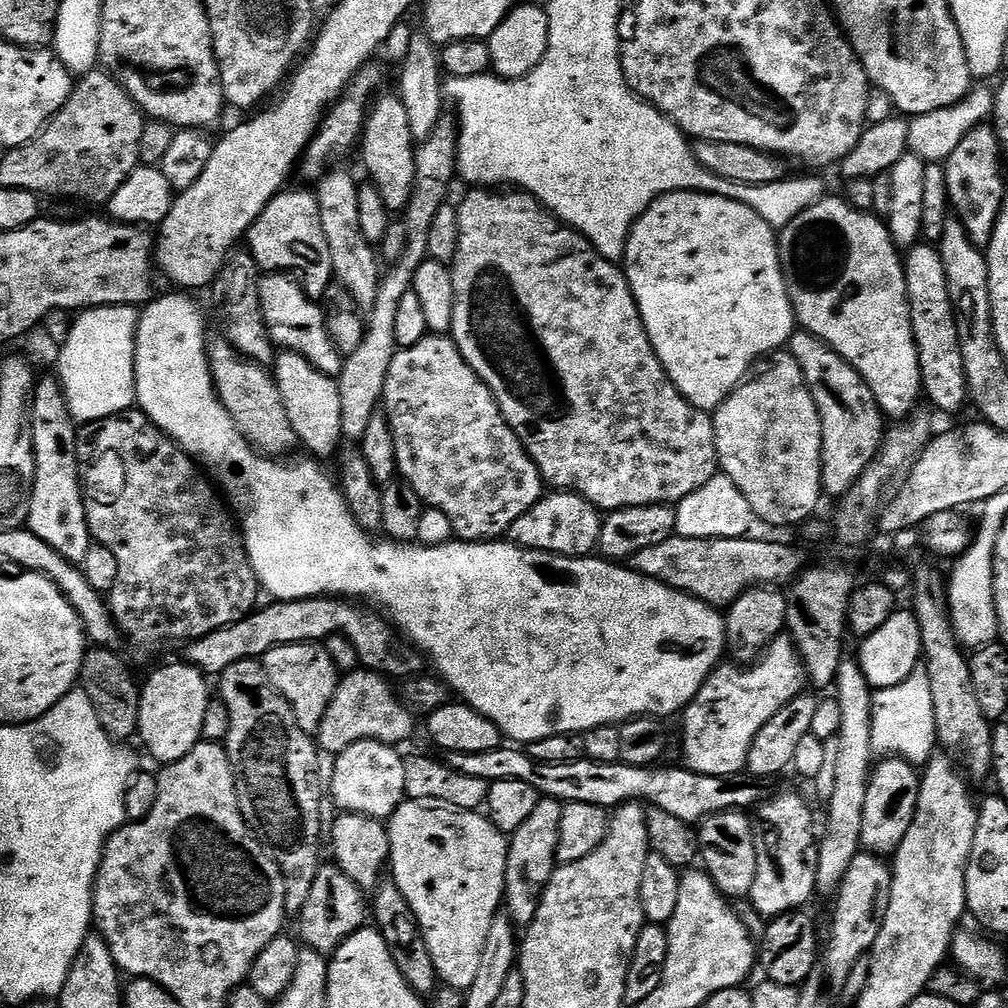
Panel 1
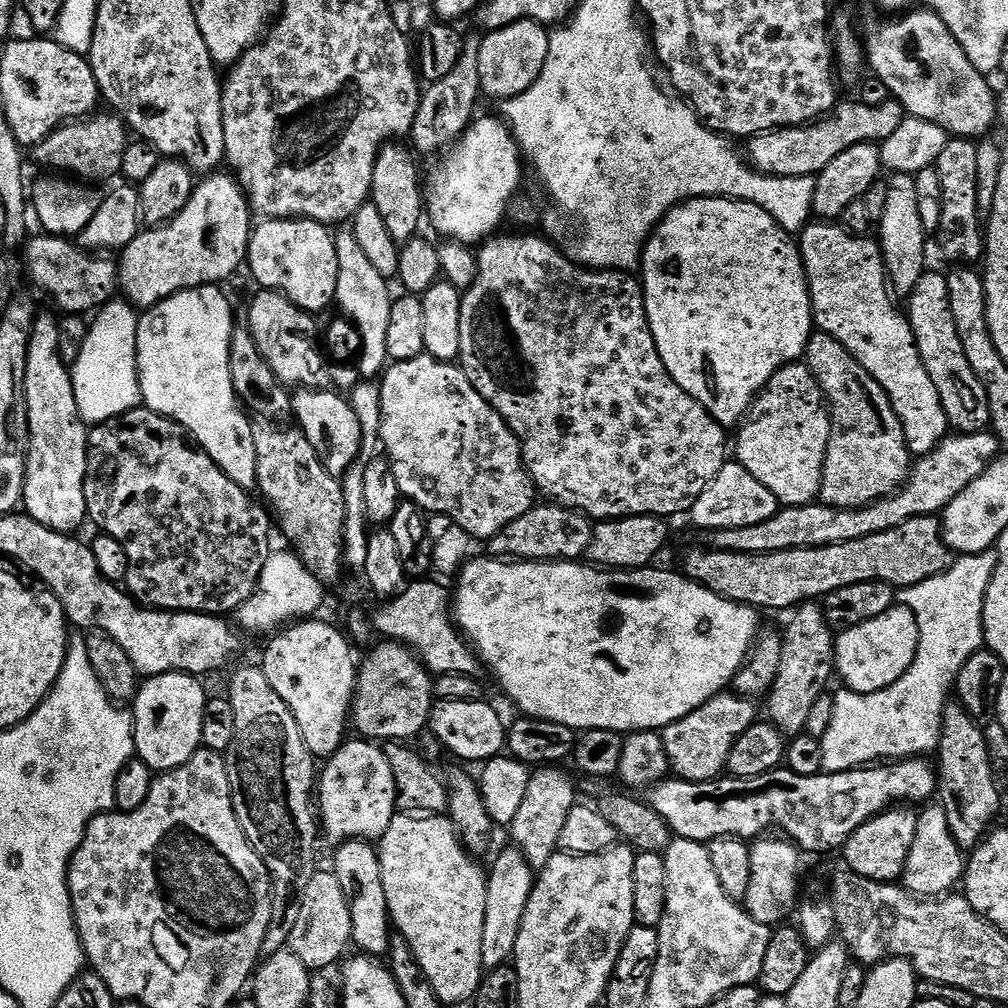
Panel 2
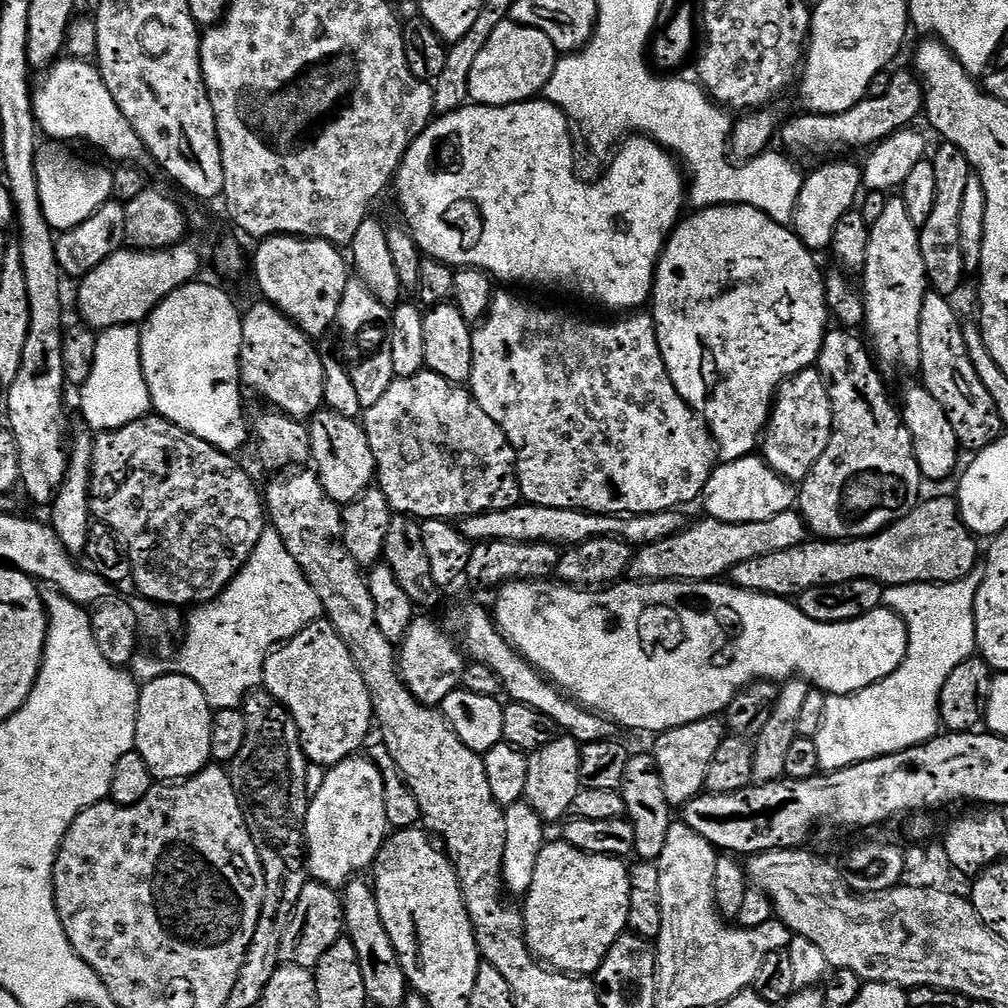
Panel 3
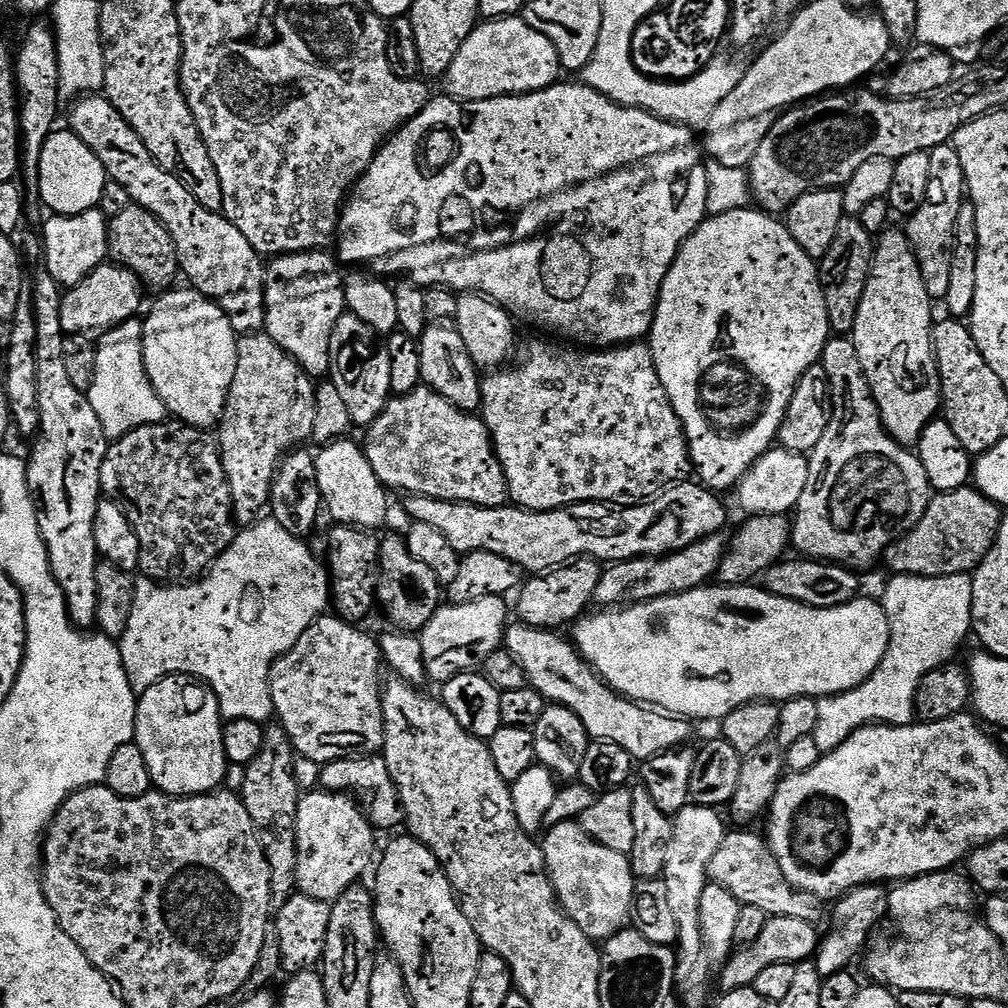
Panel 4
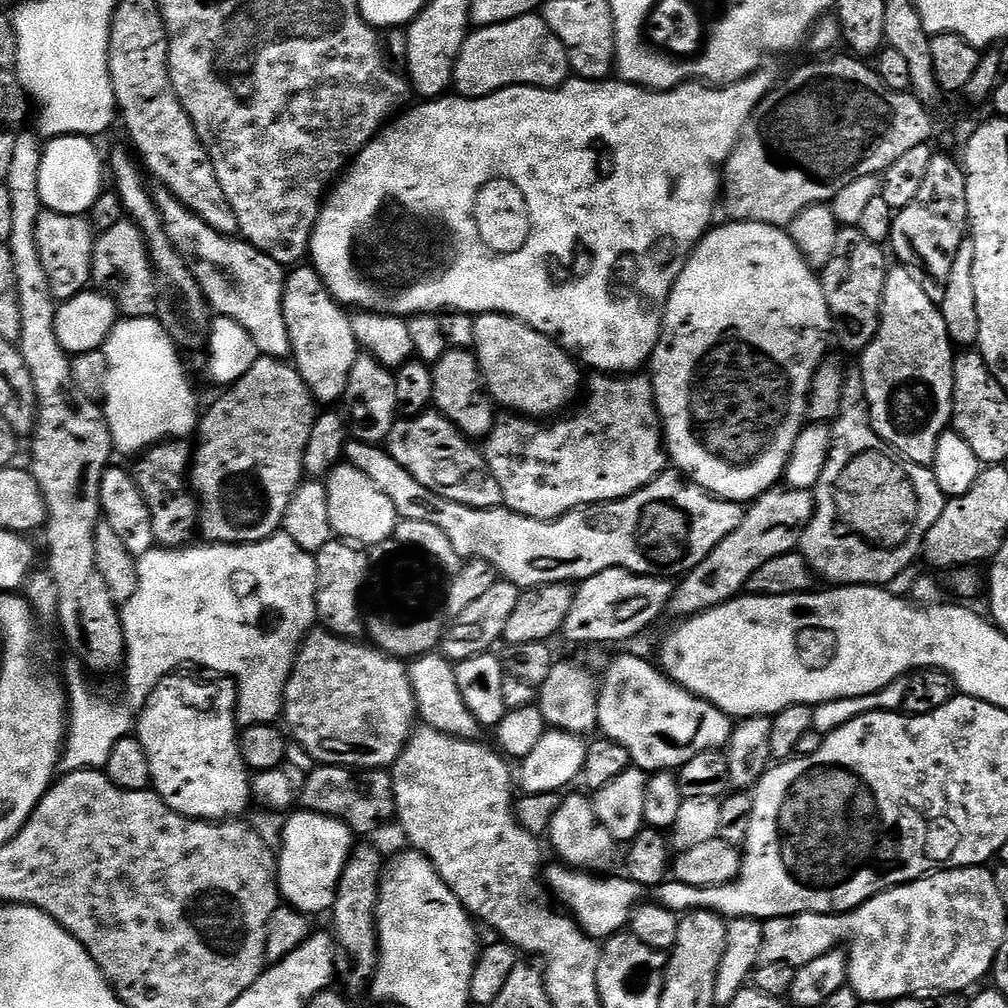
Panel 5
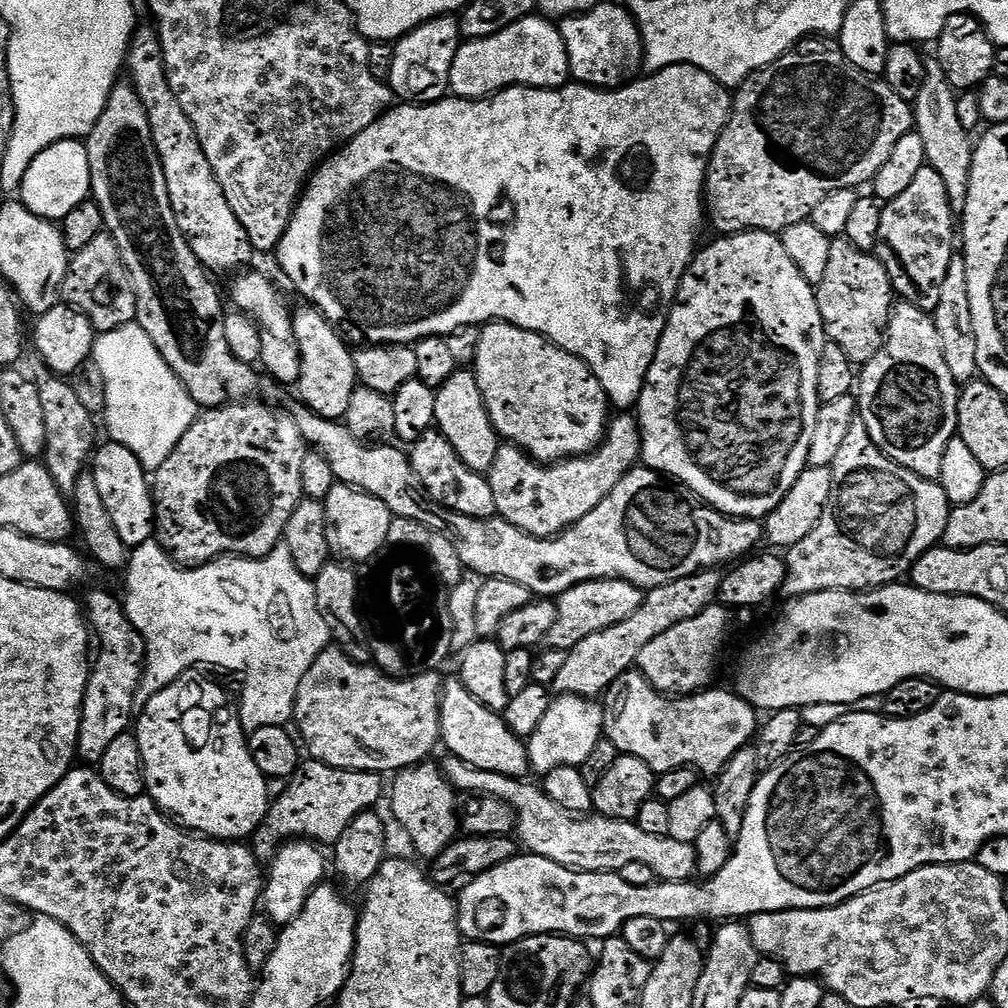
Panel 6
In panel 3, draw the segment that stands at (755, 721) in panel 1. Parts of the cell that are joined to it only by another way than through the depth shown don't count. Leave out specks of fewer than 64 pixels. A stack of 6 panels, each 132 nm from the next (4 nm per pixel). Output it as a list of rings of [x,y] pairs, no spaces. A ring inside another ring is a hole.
[[[709,718],[690,722],[686,726],[671,728],[655,737],[656,745],[650,748],[650,754],[656,759],[658,774],[662,778],[662,790],[666,790],[666,802],[673,809],[683,809],[685,804],[705,791],[706,770],[710,770],[710,758],[722,746],[726,728],[719,719]]]

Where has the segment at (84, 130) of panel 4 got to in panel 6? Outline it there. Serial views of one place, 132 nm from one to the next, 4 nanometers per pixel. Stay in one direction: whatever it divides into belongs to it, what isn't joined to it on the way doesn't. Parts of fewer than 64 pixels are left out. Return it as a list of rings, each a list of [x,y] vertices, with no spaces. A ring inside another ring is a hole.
[[[248,272],[245,276],[237,275],[232,284],[232,304],[237,313],[259,318],[260,359],[259,363],[280,384],[299,385],[302,374],[302,358],[300,343],[292,333],[292,316],[284,305],[284,296],[260,272]],[[288,312],[288,313],[287,313]],[[264,316],[264,317],[260,317]]]

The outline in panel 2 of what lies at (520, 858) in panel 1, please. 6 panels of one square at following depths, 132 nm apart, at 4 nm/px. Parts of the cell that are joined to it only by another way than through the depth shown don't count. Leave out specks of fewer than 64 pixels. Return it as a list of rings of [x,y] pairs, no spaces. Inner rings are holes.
[[[540,766],[530,778],[530,786],[522,797],[522,806],[510,826],[511,843],[528,859],[528,867],[539,870],[556,855],[562,838],[562,826],[566,823],[566,814],[578,803],[576,784],[564,773],[560,766]]]

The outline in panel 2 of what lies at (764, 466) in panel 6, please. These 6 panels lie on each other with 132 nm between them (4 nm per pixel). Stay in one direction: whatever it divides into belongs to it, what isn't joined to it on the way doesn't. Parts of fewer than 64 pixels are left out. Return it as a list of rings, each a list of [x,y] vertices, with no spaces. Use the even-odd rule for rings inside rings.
[[[702,198],[701,200],[687,200],[679,204],[664,215],[663,220],[652,230],[648,242],[644,246],[642,261],[642,287],[644,289],[644,309],[650,322],[650,330],[654,334],[654,342],[658,346],[658,354],[666,366],[666,370],[708,413],[724,427],[732,430],[747,417],[757,396],[774,378],[779,368],[787,364],[797,363],[808,351],[808,340],[814,331],[812,319],[812,299],[808,289],[808,279],[804,263],[800,257],[799,243],[783,226],[775,220],[762,206],[754,206],[745,200],[723,200],[722,198]]]

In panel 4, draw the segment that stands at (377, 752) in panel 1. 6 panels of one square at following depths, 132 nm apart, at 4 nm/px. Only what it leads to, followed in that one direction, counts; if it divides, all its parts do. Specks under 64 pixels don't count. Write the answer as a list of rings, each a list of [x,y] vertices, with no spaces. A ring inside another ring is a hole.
[[[305,791],[298,806],[296,885],[301,895],[331,902],[353,887],[366,868],[371,867],[377,833],[365,816],[363,807],[351,795],[315,791]]]

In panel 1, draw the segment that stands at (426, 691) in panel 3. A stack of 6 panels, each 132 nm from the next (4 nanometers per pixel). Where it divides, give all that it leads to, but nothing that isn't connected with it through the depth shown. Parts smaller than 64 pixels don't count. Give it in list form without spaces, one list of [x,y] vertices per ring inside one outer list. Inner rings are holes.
[[[357,670],[341,675],[334,690],[334,698],[330,698],[330,706],[320,723],[320,729],[314,733],[314,740],[319,751],[321,753],[329,752],[329,757],[335,758],[350,746],[354,746],[354,742],[363,740],[377,740],[393,746],[401,746],[400,744],[406,743],[415,734],[418,720],[398,695],[397,689],[395,692],[388,684],[391,684],[389,677],[379,676],[376,672],[367,670]]]

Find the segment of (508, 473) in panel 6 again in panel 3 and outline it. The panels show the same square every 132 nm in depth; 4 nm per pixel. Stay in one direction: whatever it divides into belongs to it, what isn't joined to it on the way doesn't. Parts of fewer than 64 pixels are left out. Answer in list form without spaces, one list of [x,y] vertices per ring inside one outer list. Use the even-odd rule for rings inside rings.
[[[497,291],[492,298],[492,305],[488,307],[488,311],[483,320],[475,325],[472,333],[472,349],[474,350],[474,366],[472,367],[472,379],[470,381],[470,391],[474,399],[478,402],[478,406],[482,406],[482,410],[486,410],[486,414],[490,414],[490,418],[494,418],[494,422],[498,422],[498,426],[506,434],[506,438],[510,442],[510,446],[516,452],[516,473],[518,474],[518,482],[520,483],[521,497],[527,503],[537,504],[538,506],[546,506],[547,508],[577,508],[579,512],[598,512],[601,514],[631,514],[634,516],[645,516],[651,512],[670,512],[673,510],[683,509],[683,504],[692,504],[701,499],[704,494],[704,487],[710,478],[710,474],[718,466],[718,453],[716,450],[716,441],[712,438],[712,431],[708,428],[707,422],[695,412],[692,407],[686,403],[678,394],[678,390],[674,386],[674,382],[670,378],[670,374],[666,370],[666,362],[662,358],[662,350],[658,346],[658,338],[656,337],[656,322],[648,314],[628,314],[623,318],[616,318],[613,324],[599,324],[596,320],[583,320],[580,316],[575,316],[572,312],[563,312],[560,308],[543,308],[540,304],[531,304],[528,300],[523,300],[520,296],[511,296],[508,292]]]

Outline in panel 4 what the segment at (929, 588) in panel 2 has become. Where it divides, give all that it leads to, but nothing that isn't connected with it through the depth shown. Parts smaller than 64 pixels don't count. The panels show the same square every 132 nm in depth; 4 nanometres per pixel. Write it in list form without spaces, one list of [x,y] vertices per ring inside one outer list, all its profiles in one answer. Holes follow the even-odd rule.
[[[967,572],[962,574],[950,574],[949,576],[909,576],[907,574],[896,574],[891,577],[893,580],[884,588],[884,593],[878,596],[878,603],[884,609],[886,618],[888,619],[888,649],[882,658],[882,662],[874,670],[874,674],[870,674],[870,678],[866,678],[866,682],[862,682],[856,688],[851,688],[849,692],[841,692],[839,696],[821,696],[818,699],[818,726],[814,726],[814,742],[818,742],[818,750],[821,754],[832,752],[838,746],[842,746],[842,742],[846,742],[850,738],[850,734],[854,734],[860,728],[865,728],[867,724],[911,724],[916,715],[916,691],[922,682],[922,678],[926,678],[926,674],[930,674],[930,670],[934,670],[938,666],[942,666],[945,662],[951,661],[952,656],[960,648],[960,643],[972,632],[972,576]]]

